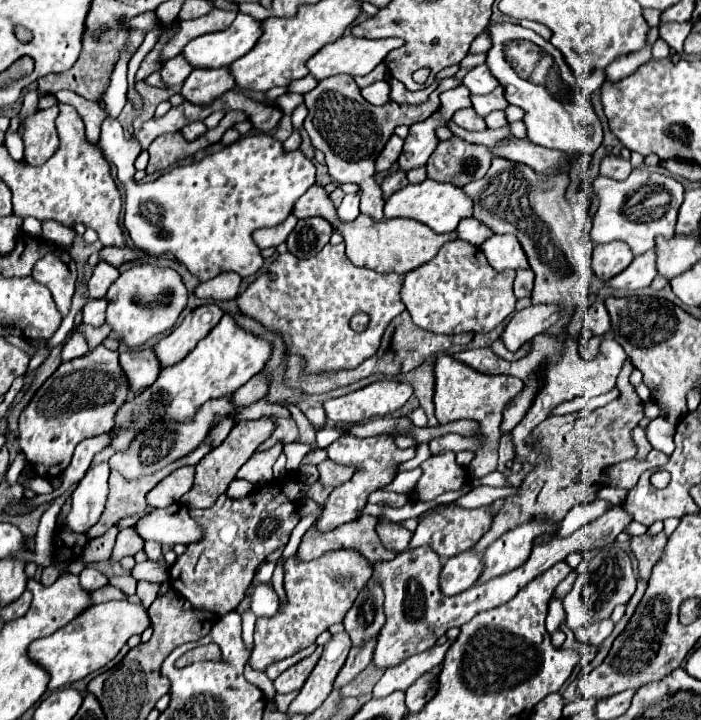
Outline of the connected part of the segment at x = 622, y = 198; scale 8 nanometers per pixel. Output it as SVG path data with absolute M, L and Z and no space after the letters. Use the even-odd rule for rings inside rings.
M636 167L624 181L596 177L592 189L600 197L600 207L592 219L592 237L598 237L600 243L624 241L630 245L634 255L642 255L654 247L656 235L662 237L674 235L676 215L682 205L684 189L680 183L668 181L666 175ZM628 201L630 201L630 213L628 213Z

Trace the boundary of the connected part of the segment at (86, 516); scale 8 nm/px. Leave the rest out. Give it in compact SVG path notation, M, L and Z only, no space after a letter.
M108 463L94 465L74 489L72 511L66 517L66 525L74 533L86 533L92 525L98 523L108 499L108 477Z

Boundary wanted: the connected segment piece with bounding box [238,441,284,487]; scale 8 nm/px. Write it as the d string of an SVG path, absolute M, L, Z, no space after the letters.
M278 441L272 449L260 453L260 455L252 455L250 461L238 471L238 479L246 479L250 483L254 483L256 487L264 487L268 483L272 483L272 465L278 459L278 455L282 453L284 443Z

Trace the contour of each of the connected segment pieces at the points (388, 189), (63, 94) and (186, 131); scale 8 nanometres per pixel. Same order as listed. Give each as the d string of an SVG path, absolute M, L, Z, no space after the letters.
M396 169L396 171L392 171L392 173L388 173L386 177L384 177L384 181L382 181L382 191L384 191L384 197L388 197L388 195L392 195L394 191L398 191L398 189L402 189L402 187L406 187L408 185L408 179L406 179L406 173L402 171L402 169Z
M60 91L60 93L56 93L56 99L60 103L72 105L80 113L80 117L82 117L82 121L86 125L88 141L96 141L100 137L100 125L108 117L104 105L100 105L96 101L88 101L88 99L80 97L78 93L72 93L72 91Z
M196 121L196 123L186 125L186 127L182 129L182 135L184 135L184 139L186 139L186 141L196 141L196 139L198 139L198 137L202 137L206 131L208 131L208 129L206 129L206 125L204 125L202 121Z

